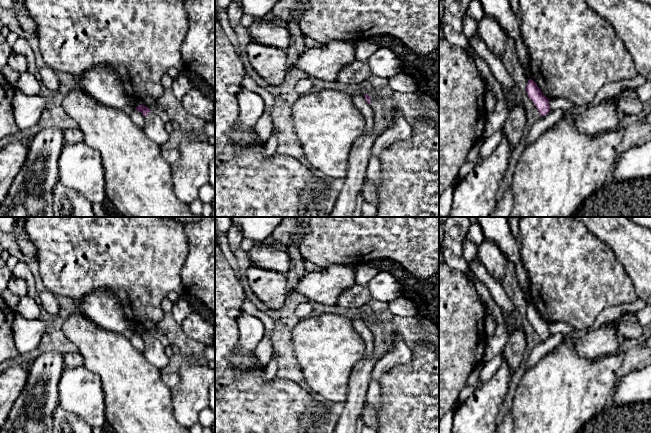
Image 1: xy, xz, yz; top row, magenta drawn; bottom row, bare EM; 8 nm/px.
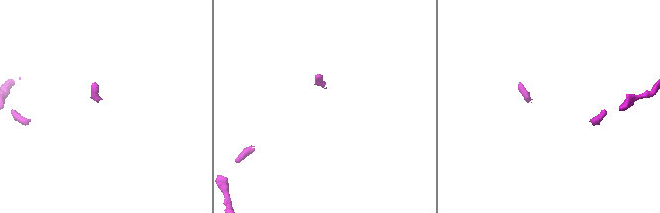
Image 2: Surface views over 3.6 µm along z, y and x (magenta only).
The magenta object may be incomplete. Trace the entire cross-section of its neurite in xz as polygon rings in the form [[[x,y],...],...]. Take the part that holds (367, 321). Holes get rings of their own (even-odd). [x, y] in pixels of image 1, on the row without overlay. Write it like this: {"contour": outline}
{"contour": [[[372,314],[365,318],[365,324],[374,337],[374,352],[371,358],[364,357],[351,371],[344,409],[333,433],[354,433],[356,421],[362,415],[371,374],[376,363],[387,353],[384,334],[388,330],[385,314]]]}

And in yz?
{"contour": [[[532,303],[528,304],[526,316],[538,333],[540,340],[546,340],[551,335],[549,323],[542,318],[541,314]]]}

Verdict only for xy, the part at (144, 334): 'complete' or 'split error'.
split error

